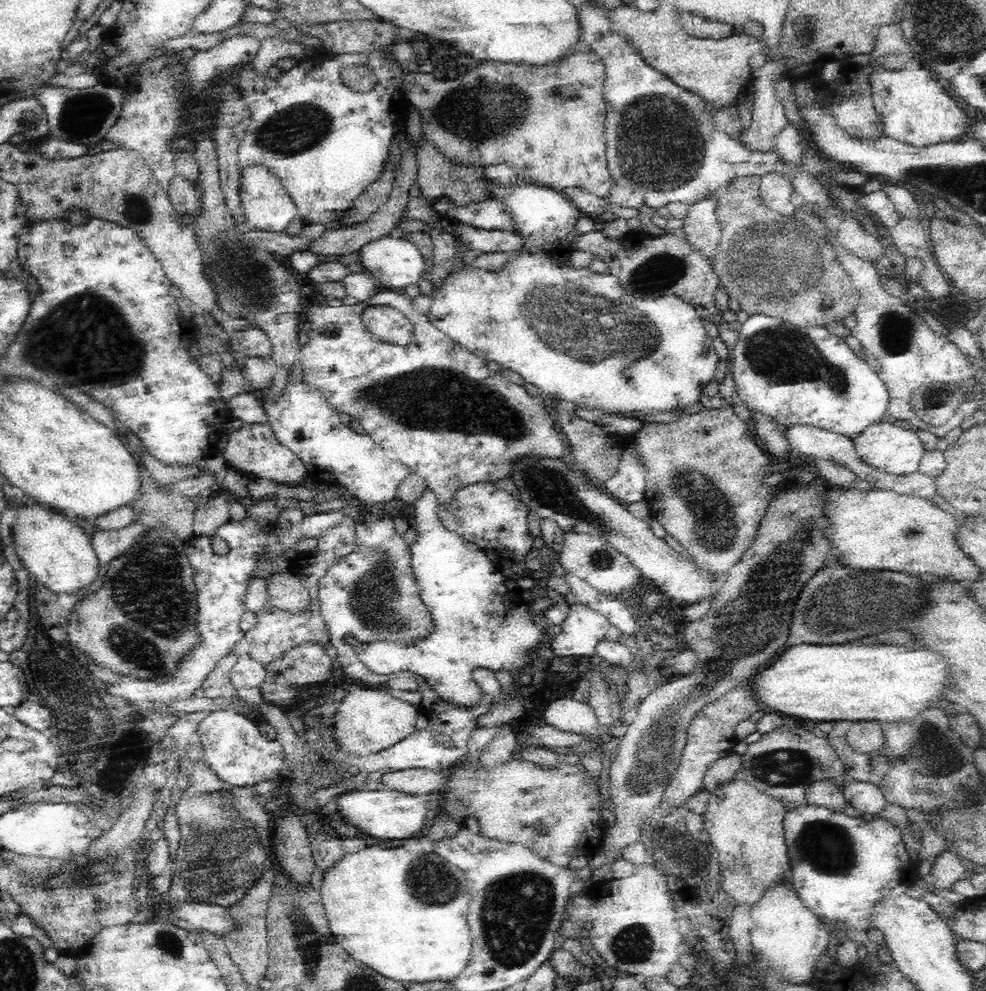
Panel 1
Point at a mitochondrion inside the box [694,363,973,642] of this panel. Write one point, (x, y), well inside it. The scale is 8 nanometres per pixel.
(829, 609)

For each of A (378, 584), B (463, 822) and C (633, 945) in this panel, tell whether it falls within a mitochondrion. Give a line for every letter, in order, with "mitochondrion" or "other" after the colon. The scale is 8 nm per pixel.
A: mitochondrion
B: other
C: mitochondrion

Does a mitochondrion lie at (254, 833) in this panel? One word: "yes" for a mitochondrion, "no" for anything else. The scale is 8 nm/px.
yes

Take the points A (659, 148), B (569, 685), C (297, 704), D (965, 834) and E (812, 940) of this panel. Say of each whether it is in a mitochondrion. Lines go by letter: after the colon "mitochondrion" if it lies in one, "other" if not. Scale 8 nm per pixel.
A: mitochondrion
B: other
C: other
D: mitochondrion
E: other

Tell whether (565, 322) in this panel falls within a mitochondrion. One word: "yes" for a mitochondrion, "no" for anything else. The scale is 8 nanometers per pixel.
yes

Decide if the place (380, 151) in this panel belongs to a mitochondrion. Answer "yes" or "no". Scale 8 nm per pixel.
no

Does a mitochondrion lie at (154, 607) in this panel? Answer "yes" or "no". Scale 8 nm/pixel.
yes

